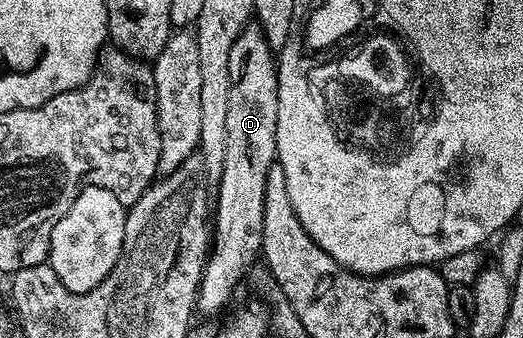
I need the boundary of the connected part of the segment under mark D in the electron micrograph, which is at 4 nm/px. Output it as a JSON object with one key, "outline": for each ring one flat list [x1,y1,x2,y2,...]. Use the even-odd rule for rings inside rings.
{"outline":[[250,24,235,42,235,48,231,48,231,101,229,111,227,111,227,156,223,159,223,176,215,184,215,219,212,221,211,228,211,249,205,259,205,270,201,273,201,283,197,289,196,313,217,314,233,298,233,293,237,290,237,285,246,281,247,275,258,261,261,252,261,241,263,240,263,195,267,188,267,172,271,172,271,164,277,161,277,125,279,124,279,75,277,72,278,59,275,51,270,48,265,39,265,33,260,26]]}

